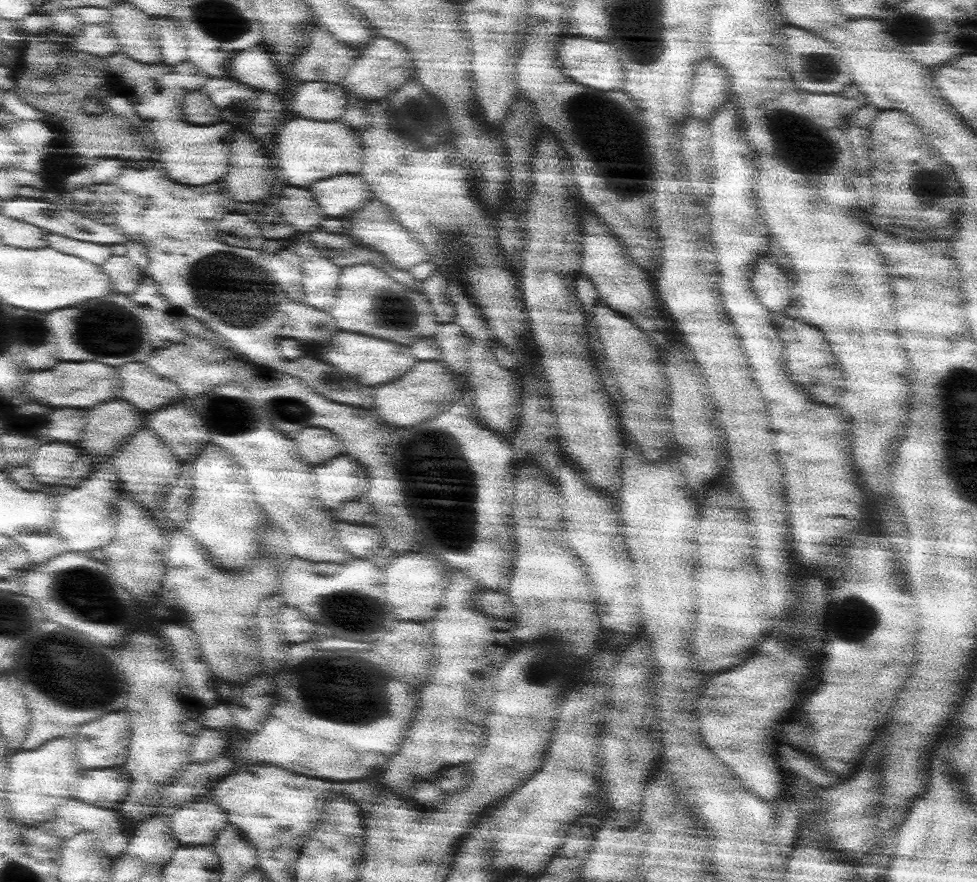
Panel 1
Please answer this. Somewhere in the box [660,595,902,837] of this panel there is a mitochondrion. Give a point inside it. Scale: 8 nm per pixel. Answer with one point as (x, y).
(856, 627)

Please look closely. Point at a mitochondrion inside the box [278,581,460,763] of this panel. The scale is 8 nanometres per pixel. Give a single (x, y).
(346, 608)

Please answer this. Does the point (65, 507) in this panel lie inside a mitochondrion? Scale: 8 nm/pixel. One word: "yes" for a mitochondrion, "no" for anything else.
no

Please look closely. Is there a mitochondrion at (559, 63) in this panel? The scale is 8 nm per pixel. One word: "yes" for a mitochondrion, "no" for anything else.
no

